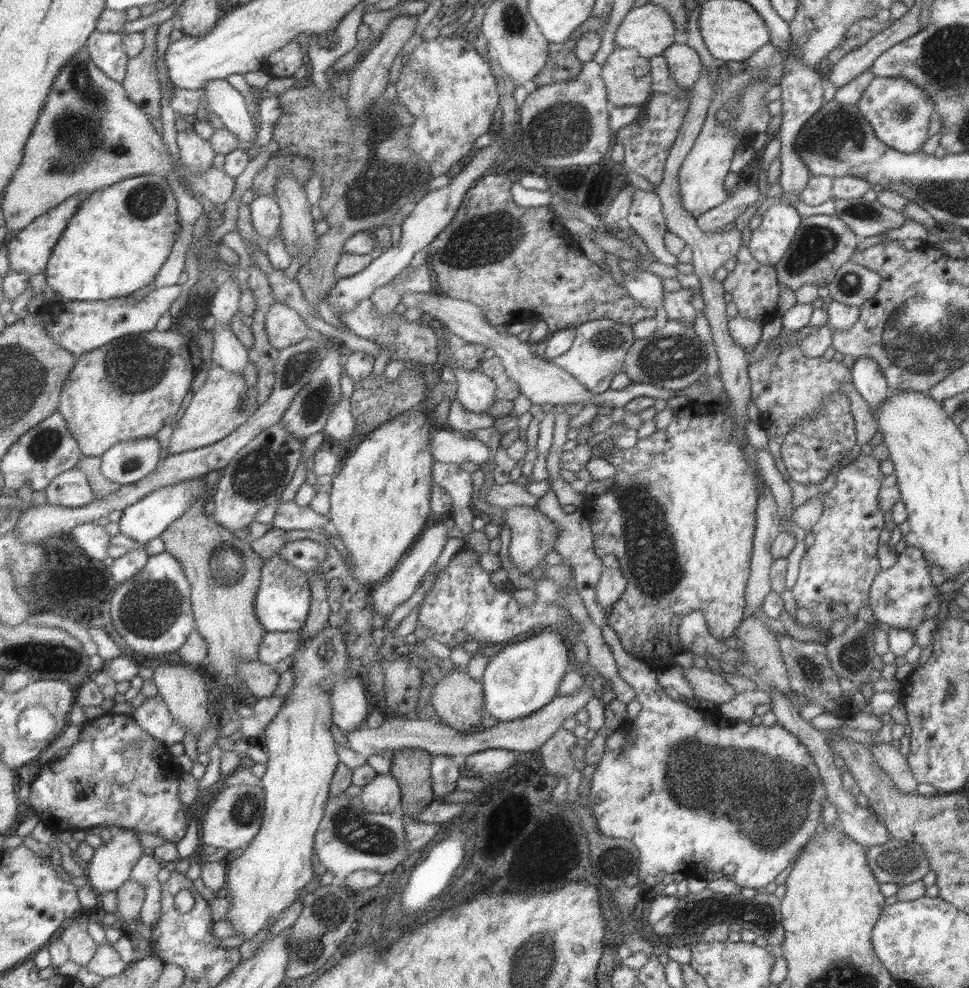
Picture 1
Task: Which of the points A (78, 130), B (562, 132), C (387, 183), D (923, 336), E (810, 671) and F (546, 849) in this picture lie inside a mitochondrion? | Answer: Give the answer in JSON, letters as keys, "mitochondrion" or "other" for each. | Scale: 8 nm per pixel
{"A":"mitochondrion","B":"mitochondrion","C":"mitochondrion","D":"mitochondrion","E":"mitochondrion","F":"other"}

